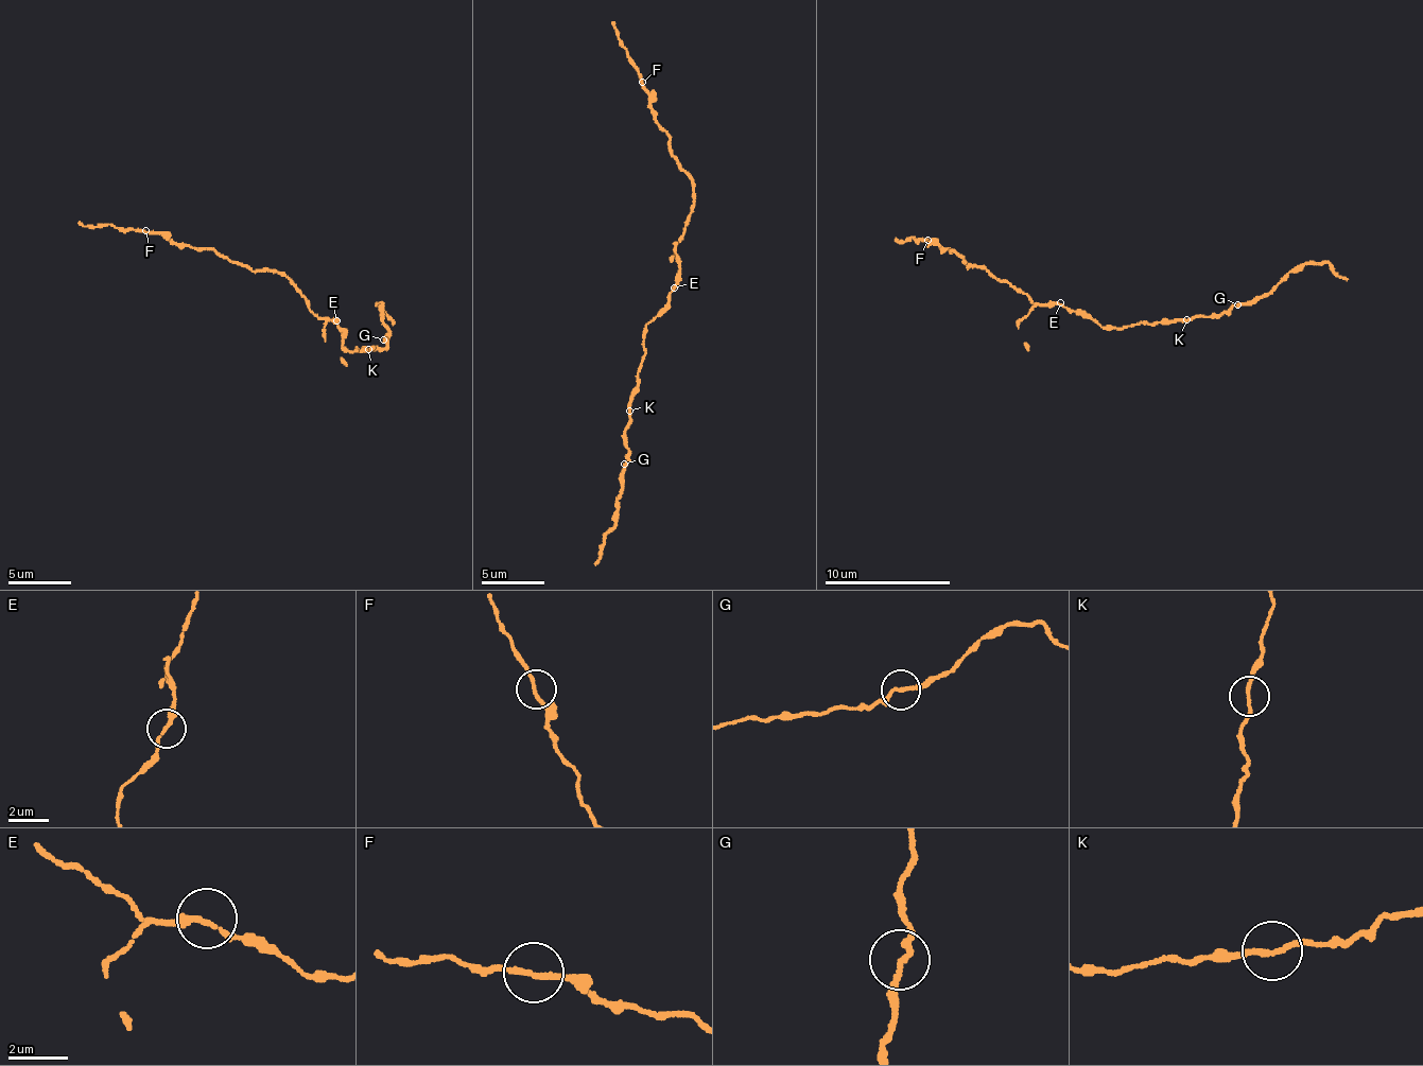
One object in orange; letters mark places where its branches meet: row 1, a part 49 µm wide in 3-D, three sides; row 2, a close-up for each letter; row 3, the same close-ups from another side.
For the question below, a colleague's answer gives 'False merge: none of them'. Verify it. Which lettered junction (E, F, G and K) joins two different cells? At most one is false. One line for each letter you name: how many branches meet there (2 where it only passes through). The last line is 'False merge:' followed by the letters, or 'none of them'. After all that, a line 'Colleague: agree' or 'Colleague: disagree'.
False merge: none of them
Colleague: agree

